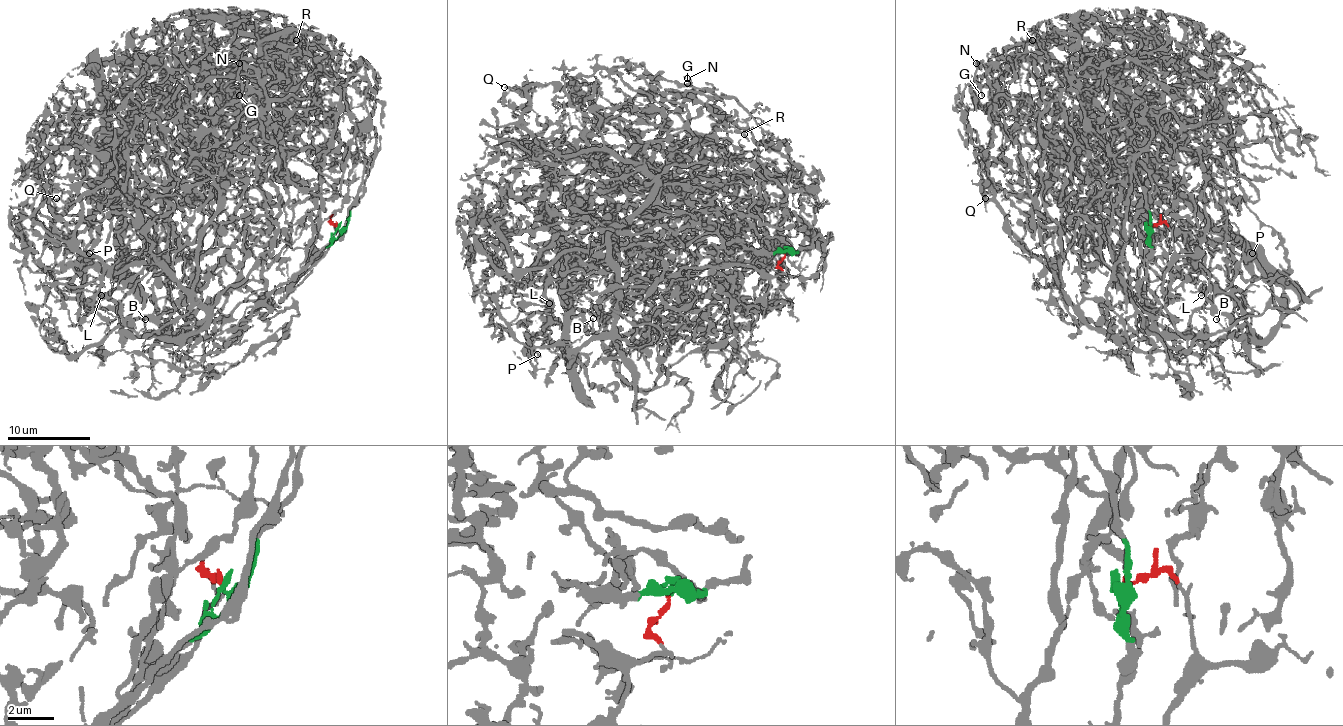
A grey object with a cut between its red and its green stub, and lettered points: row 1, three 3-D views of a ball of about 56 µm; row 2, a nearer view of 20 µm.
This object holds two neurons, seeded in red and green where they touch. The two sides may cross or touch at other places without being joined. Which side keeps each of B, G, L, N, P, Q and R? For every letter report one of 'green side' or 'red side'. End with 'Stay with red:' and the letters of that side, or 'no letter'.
B: red side
G: green side
L: red side
N: green side
P: red side
Q: red side
R: green side
Stay with red: B, L, P, Q

